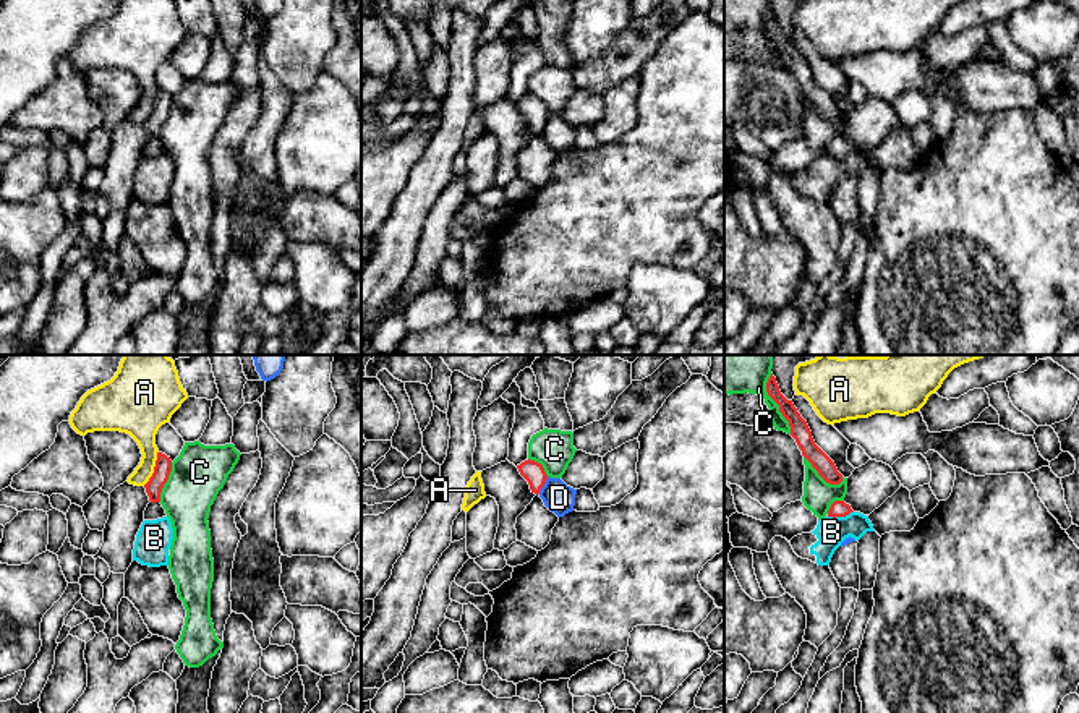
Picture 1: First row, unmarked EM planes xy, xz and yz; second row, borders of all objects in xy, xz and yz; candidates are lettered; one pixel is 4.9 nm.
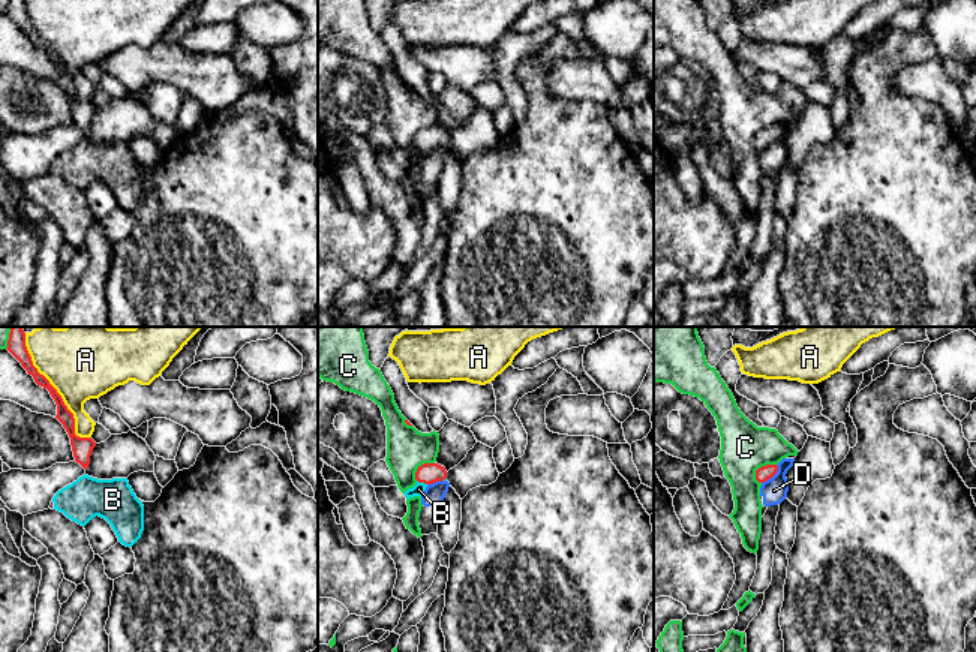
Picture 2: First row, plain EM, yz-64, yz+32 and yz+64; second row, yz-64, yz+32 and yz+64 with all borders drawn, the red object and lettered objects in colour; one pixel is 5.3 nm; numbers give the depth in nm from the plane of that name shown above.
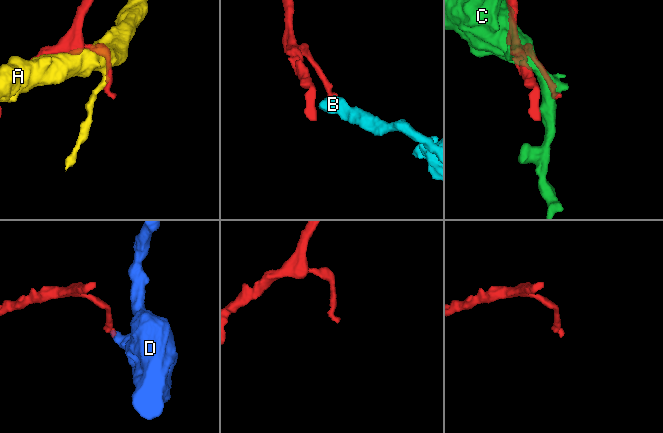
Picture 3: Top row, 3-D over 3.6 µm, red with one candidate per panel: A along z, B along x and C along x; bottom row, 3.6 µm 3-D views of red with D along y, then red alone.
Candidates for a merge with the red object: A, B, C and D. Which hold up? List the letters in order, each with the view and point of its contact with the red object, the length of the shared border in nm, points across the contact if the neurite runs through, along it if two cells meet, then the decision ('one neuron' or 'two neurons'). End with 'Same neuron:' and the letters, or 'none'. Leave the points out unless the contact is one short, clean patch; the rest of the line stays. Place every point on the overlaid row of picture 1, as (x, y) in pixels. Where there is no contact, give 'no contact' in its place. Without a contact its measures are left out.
A: contact xy (154, 469); length 190 nm; two neurons
B: contact yz (840, 516); length 130 nm; border yz (852, 511), (844, 516), (828, 517); two neurons
C: contact yz (776, 402); length 320 nm; two neurons
D: contact xz (543, 485); length 100 nm; border xz (548, 477), (538, 493); two neurons
Same neuron: none

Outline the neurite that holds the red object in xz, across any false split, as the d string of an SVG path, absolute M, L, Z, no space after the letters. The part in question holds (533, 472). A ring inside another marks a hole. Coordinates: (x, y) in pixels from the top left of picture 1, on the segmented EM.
M528 459L517 465L517 468L520 475L528 481L531 493L540 494L541 488L548 480L543 465Z

